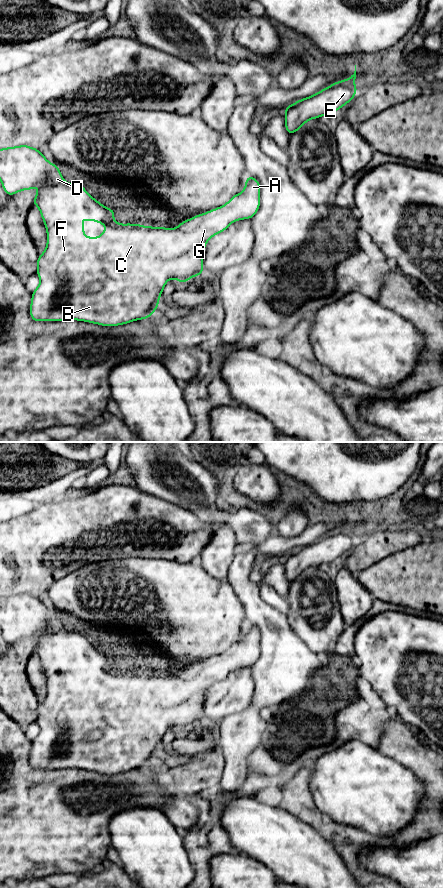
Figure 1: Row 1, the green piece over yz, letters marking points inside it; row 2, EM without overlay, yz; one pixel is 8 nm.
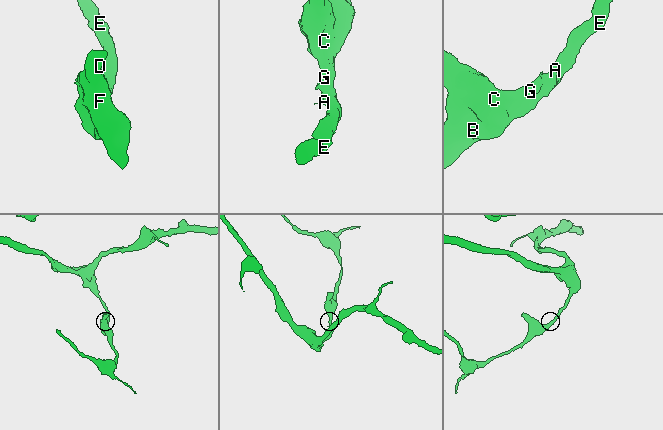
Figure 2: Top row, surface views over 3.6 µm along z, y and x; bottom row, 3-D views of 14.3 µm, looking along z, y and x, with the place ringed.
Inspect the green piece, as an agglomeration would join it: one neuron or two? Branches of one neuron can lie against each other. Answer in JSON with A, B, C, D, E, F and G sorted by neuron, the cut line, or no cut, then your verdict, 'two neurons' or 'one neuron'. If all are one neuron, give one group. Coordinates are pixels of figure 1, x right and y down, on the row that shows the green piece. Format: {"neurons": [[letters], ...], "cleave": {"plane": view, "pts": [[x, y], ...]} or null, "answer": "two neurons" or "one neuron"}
{"neurons": [["A", "B", "C", "D", "E", "F", "G"]], "cleave": null, "answer": "one neuron"}

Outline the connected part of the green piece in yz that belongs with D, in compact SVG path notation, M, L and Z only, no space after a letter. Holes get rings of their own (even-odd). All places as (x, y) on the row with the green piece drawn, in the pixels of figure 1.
M20 145L17 147L7 147L0 149L0 180L2 188L8 196L14 195L22 190L33 189L37 184L37 195L33 200L33 205L36 205L40 210L43 222L47 231L47 245L45 251L39 255L37 259L37 275L40 278L40 284L32 292L32 299L30 305L30 316L33 321L63 321L63 320L79 320L89 323L95 323L102 326L118 326L122 324L128 324L135 320L141 320L149 318L158 307L160 296L163 292L164 286L169 279L176 279L181 284L187 280L204 274L203 272L203 255L205 250L205 244L216 234L223 232L227 227L238 220L253 218L260 207L260 183L254 178L247 176L244 190L238 195L235 194L231 199L223 206L207 211L204 214L196 215L186 221L181 222L176 228L169 229L164 227L150 227L136 224L119 224L114 221L115 210L106 208L103 204L95 200L83 187L82 183L70 184L67 183L61 175L59 168L56 164L50 163L44 155L36 148ZM71 217L83 217L85 220L96 221L103 224L106 230L103 231L101 237L86 237L84 235L84 221L71 221Z

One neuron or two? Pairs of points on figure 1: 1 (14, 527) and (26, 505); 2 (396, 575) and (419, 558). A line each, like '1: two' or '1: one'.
1: two
2: one

